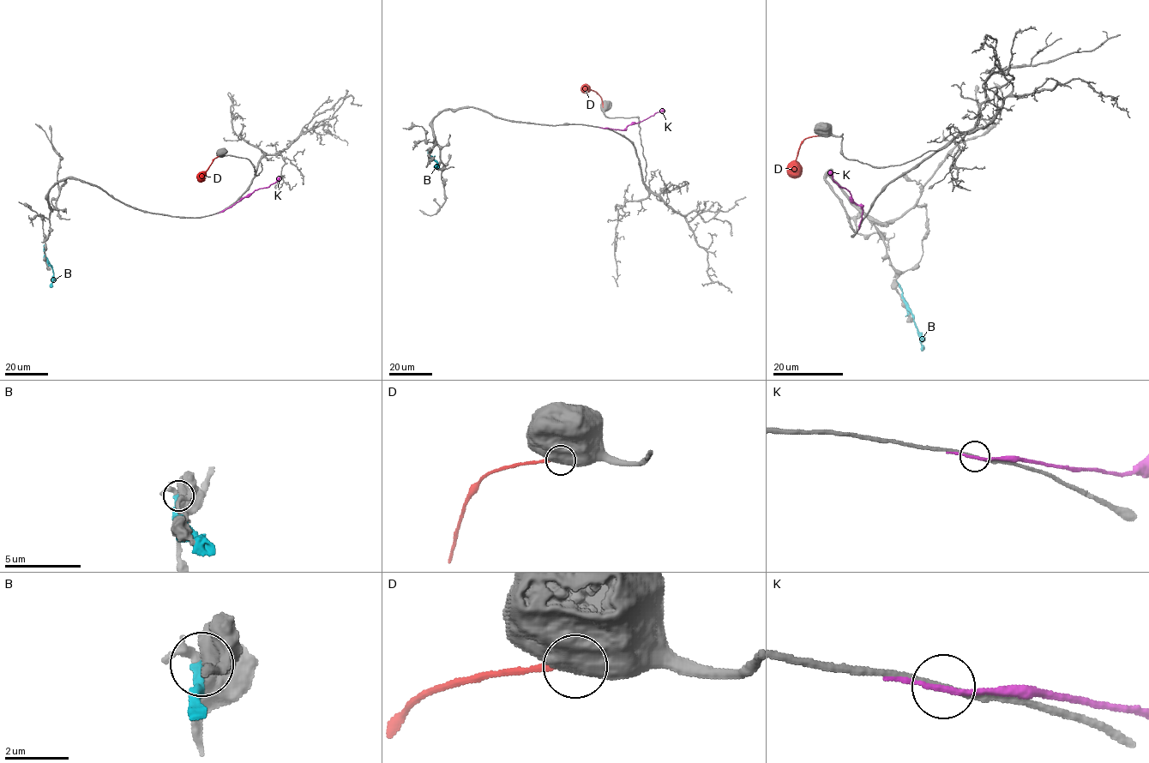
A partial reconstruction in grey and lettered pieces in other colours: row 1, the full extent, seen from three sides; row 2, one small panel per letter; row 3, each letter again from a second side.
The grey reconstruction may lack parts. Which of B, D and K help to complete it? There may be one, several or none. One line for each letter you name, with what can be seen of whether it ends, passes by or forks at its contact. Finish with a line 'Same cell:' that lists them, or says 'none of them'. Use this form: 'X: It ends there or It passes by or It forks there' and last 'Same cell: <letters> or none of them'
Same cell: none of them

